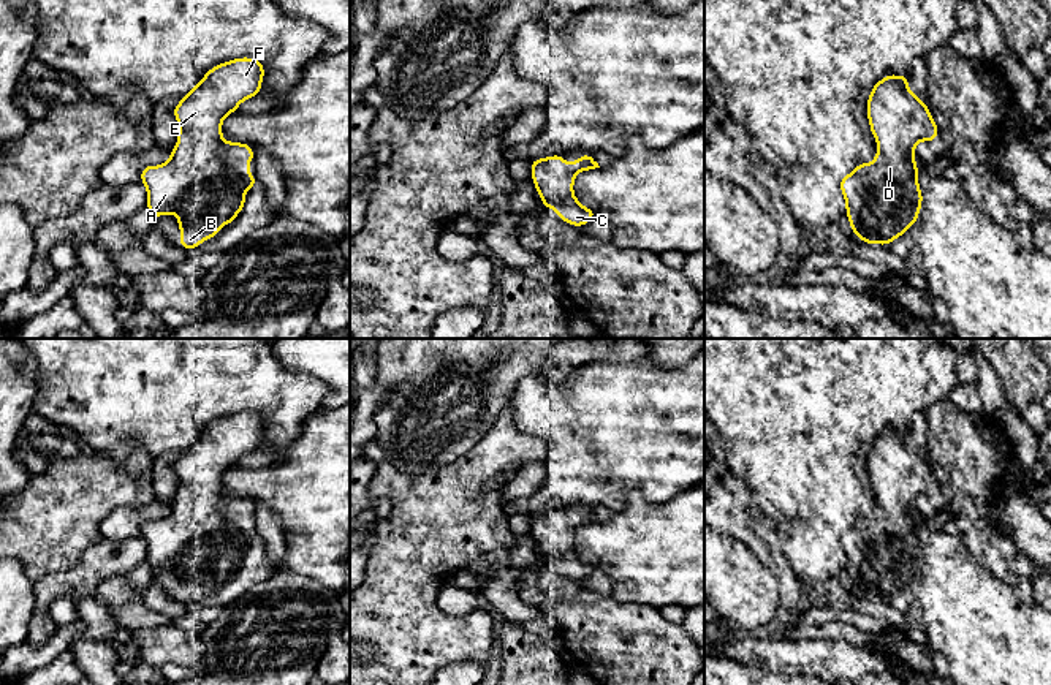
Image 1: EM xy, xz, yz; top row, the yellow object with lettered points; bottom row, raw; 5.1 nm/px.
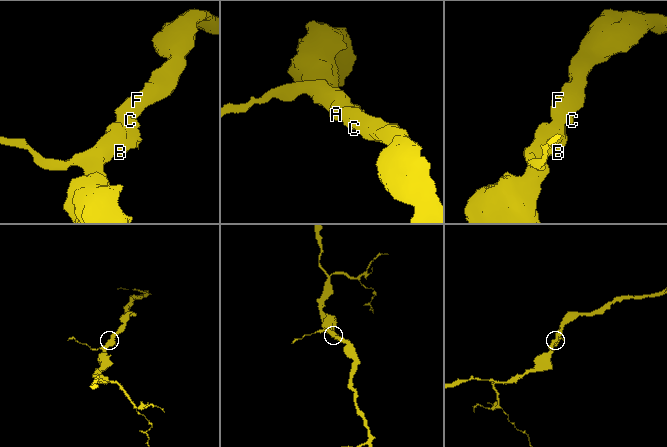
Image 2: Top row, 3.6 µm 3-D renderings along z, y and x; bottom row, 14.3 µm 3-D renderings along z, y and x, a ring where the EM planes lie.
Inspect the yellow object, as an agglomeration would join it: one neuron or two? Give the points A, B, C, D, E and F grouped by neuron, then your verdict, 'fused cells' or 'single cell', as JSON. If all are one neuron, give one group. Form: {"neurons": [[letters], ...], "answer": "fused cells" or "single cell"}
{"neurons": [["A", "B", "C", "D", "E", "F"]], "answer": "single cell"}

